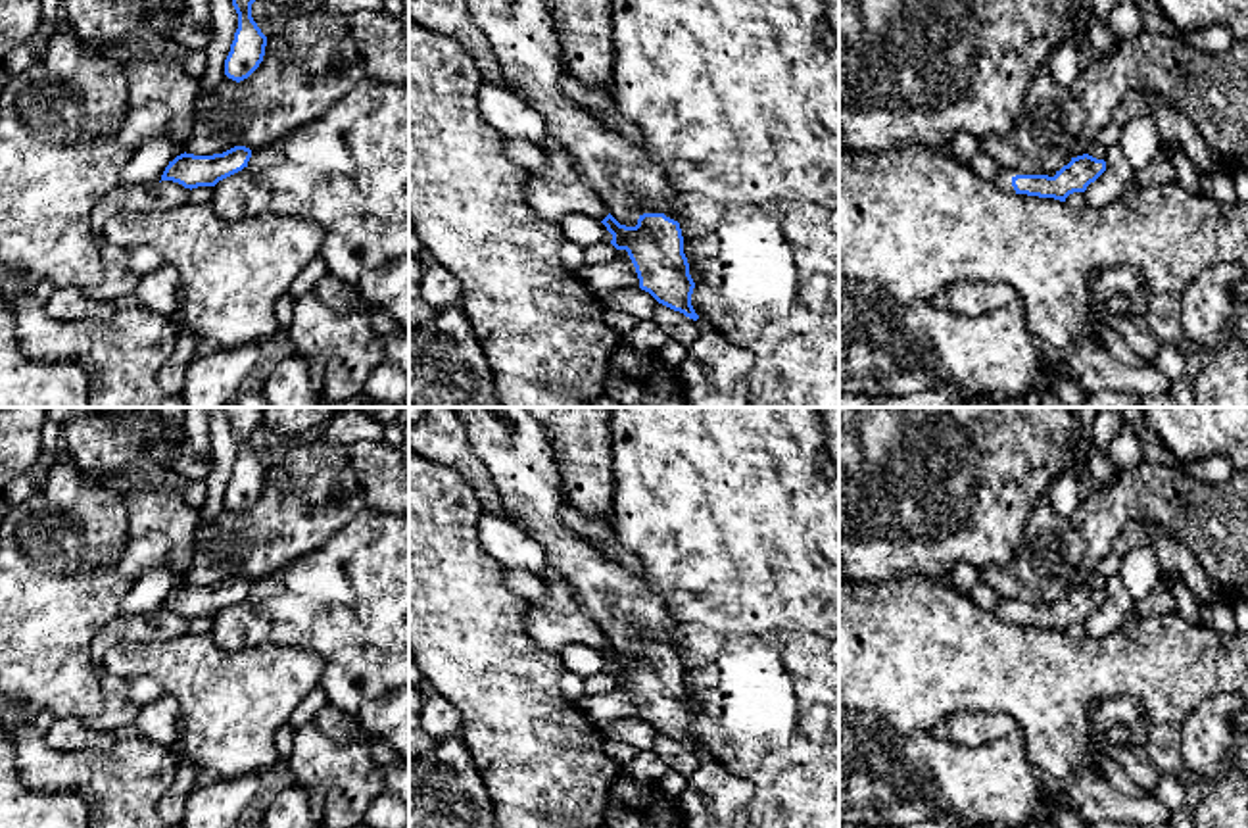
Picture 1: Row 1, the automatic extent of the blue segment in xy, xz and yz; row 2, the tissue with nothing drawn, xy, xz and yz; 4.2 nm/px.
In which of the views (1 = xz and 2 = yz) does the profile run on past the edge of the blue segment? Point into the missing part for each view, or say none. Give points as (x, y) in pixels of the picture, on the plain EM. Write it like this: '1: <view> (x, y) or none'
1: none
2: yz (1003, 611)

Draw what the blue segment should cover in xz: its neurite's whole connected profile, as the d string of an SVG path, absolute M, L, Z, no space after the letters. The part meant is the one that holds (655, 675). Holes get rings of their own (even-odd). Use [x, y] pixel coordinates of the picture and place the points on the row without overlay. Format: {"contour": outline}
{"contour": "M611 644L601 653L612 665L611 674L628 682L639 718L659 734L697 751L691 736L695 713L684 684L680 653L664 644L643 644L636 657L620 655Z"}

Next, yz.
{"contour": "M1089 584L1071 588L1050 605L1029 605L1018 599L1000 599L993 615L1004 624L1027 624L1066 632L1073 622L1085 622L1106 601L1106 592Z"}

